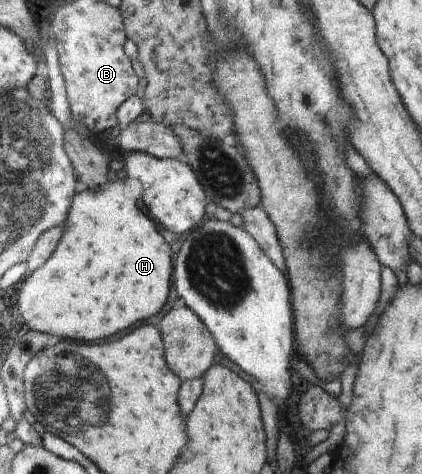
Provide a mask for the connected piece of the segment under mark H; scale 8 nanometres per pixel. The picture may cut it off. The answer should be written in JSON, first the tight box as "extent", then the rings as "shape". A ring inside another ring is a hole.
{"extent":[18,175,176,342],"shape":[[[120,175],[102,192],[82,186],[73,198],[65,235],[54,256],[22,280],[18,304],[30,330],[58,335],[63,339],[98,342],[112,338],[138,322],[150,320],[164,310],[176,277],[172,245],[158,232],[160,225],[150,217],[147,209],[124,192],[124,175]]]}

